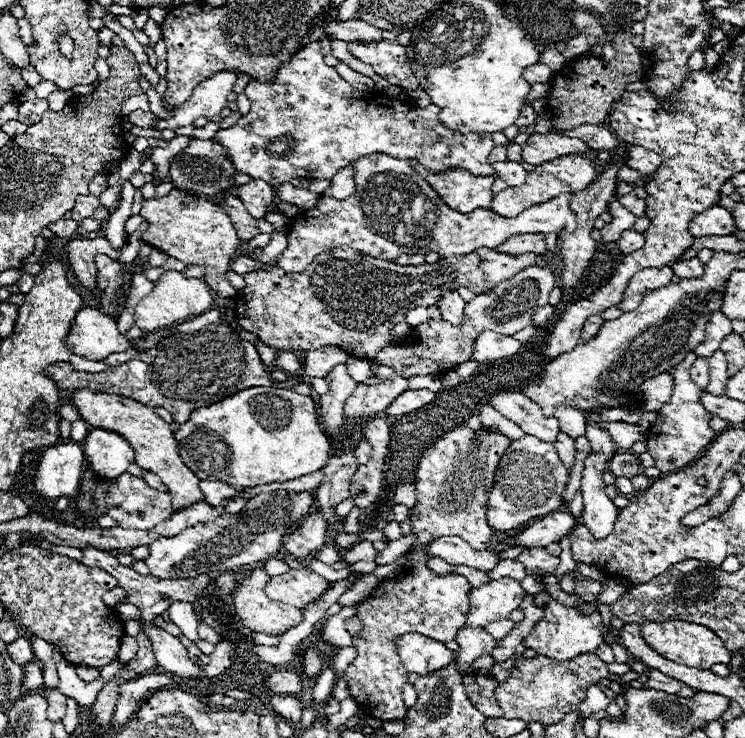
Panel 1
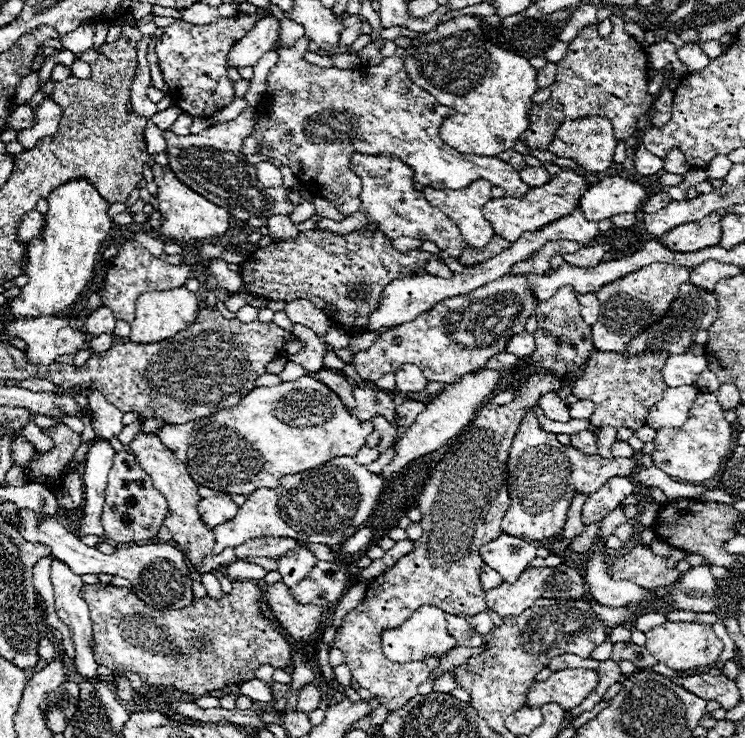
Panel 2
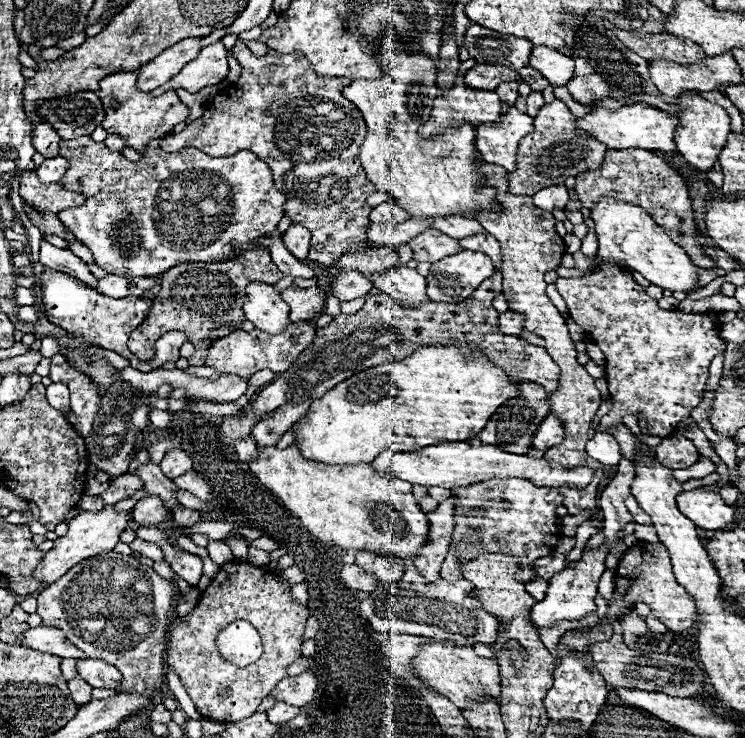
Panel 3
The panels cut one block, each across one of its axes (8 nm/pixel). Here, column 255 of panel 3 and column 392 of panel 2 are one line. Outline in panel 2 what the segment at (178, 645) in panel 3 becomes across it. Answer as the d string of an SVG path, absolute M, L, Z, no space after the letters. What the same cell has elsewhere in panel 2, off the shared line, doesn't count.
M534 372L522 382L510 404L486 404L478 410L470 428L456 436L450 450L430 470L428 482L418 496L418 508L422 512L420 526L424 532L414 540L414 550L366 586L362 604L344 616L338 634L330 642L332 648L344 652L352 678L378 698L380 706L388 708L388 712L396 712L416 696L418 686L430 678L430 670L424 662L390 662L380 648L382 628L400 626L420 606L438 606L446 614L462 618L488 610L478 580L482 566L479 550L502 534L500 522L510 508L506 488L508 450L526 412L538 406L542 394L558 390L560 384L554 374Z

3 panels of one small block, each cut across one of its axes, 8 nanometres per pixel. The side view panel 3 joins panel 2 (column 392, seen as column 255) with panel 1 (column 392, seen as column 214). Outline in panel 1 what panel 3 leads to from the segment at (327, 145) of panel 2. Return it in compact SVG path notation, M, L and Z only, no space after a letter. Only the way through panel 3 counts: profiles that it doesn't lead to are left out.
M310 42L298 54L282 64L274 80L258 82L250 80L244 94L248 96L252 110L238 120L236 126L228 130L218 130L214 140L226 146L232 164L242 174L250 174L256 180L266 180L270 186L280 186L294 178L308 180L332 180L332 176L346 168L360 156L384 152L394 158L416 159L428 172L446 172L450 168L466 168L474 176L494 176L494 168L488 162L488 154L494 148L490 136L470 134L462 136L450 132L440 124L440 108L430 104L428 108L418 108L416 104L406 104L398 98L388 98L376 90L356 90L344 78L338 76L334 66L324 62L318 42Z

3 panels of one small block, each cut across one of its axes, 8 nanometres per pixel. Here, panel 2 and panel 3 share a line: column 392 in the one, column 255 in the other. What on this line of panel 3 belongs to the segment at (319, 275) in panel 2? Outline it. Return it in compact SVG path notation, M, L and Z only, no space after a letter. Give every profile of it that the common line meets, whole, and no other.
M254 248L236 260L226 262L186 262L170 268L162 276L162 290L154 298L148 318L130 334L128 348L140 360L154 358L154 344L158 336L166 332L186 332L186 338L196 344L200 340L212 340L210 330L230 322L244 322L244 290L250 282L260 280L266 284L276 284L282 278L282 272L272 262L270 254L262 248Z

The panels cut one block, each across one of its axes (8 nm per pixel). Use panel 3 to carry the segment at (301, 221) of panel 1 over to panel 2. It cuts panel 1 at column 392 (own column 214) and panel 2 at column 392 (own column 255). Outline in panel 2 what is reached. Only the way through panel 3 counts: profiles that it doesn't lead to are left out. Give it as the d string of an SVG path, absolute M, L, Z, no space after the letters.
M354 152L350 156L350 170L362 178L362 194L360 194L360 210L346 216L344 220L328 220L320 218L316 222L316 230L330 230L338 234L350 234L366 228L368 224L376 224L378 230L382 230L390 240L398 236L410 236L418 240L430 240L434 242L442 252L448 256L460 256L464 250L470 248L458 232L458 228L444 216L438 208L430 206L428 200L420 190L414 188L414 170L406 166L402 160L396 160L392 154L360 154Z

